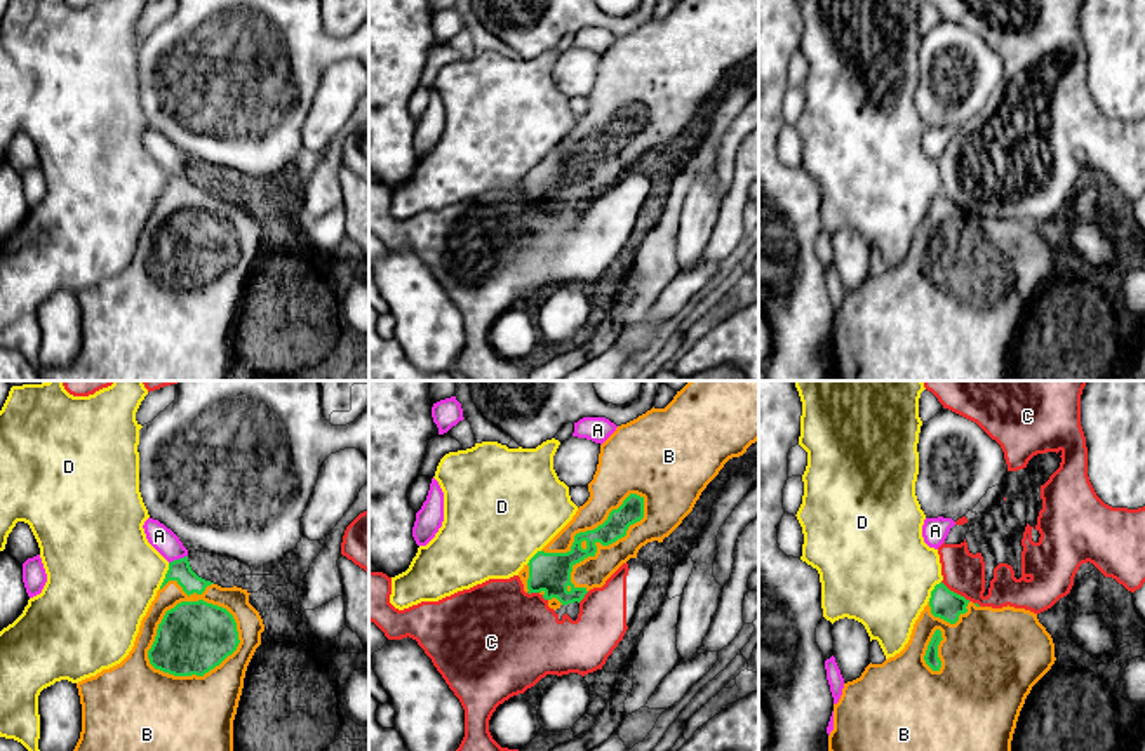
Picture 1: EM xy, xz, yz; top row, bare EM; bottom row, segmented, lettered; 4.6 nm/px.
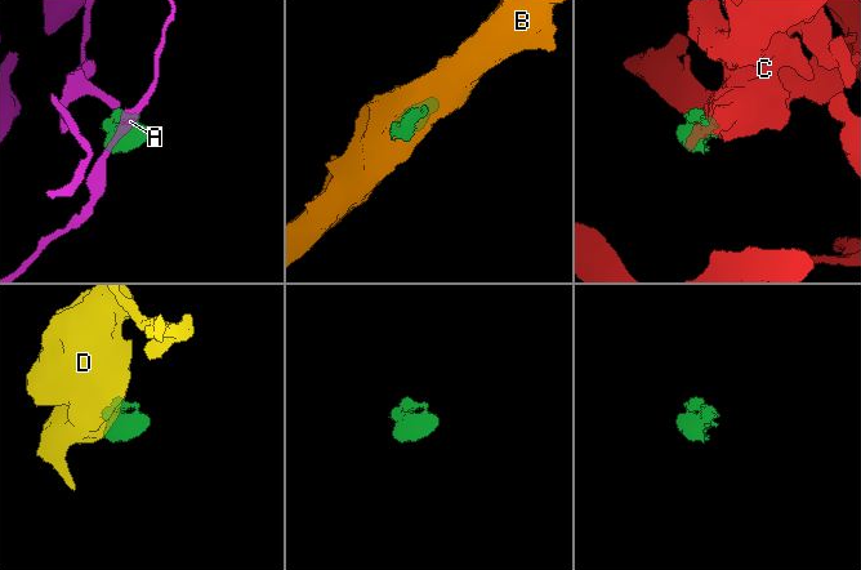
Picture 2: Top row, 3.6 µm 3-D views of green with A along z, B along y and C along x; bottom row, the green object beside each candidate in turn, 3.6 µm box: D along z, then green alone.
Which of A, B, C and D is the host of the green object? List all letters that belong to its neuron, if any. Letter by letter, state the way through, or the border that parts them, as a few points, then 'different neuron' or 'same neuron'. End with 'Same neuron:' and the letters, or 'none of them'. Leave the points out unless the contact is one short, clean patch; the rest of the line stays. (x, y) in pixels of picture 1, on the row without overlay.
A: border along xy (187, 166), (169, 174); different neuron
B: same neuron
C: border along yz (942, 192), (970, 211); different neuron
D: border along xy (169, 174), (159, 199); different neuron
Same neuron: B

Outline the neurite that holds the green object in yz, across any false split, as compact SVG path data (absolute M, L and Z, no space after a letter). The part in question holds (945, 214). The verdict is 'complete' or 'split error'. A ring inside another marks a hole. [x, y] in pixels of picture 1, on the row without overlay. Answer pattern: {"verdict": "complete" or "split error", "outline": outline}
{"verdict": "split error", "outline": "M940 193L905 259L882 275L870 273L860 289L844 294L828 346L832 381L1014 381L1011 351L1020 322L1055 271L1053 249L1037 224L1009 216L980 217Z"}

